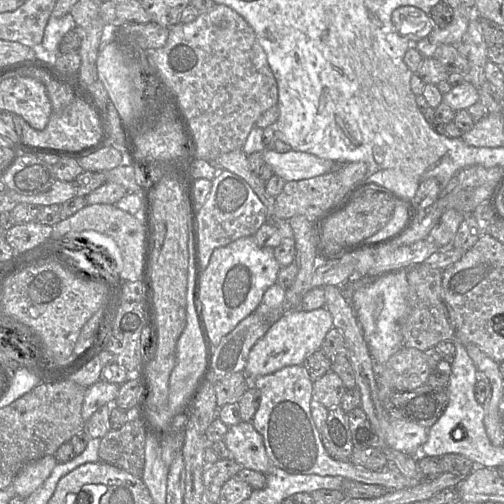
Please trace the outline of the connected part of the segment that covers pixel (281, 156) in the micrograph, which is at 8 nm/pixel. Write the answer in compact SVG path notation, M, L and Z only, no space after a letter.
M264 149L262 155L264 162L272 168L273 174L281 177L285 182L326 174L332 171L335 164L313 154L293 150L278 153L274 149Z

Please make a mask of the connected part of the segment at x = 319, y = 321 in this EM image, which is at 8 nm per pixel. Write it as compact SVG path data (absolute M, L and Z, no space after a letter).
M326 307L312 311L300 308L286 312L251 349L244 373L250 382L272 374L284 367L303 365L304 361L321 348L328 331L333 327L333 317Z

